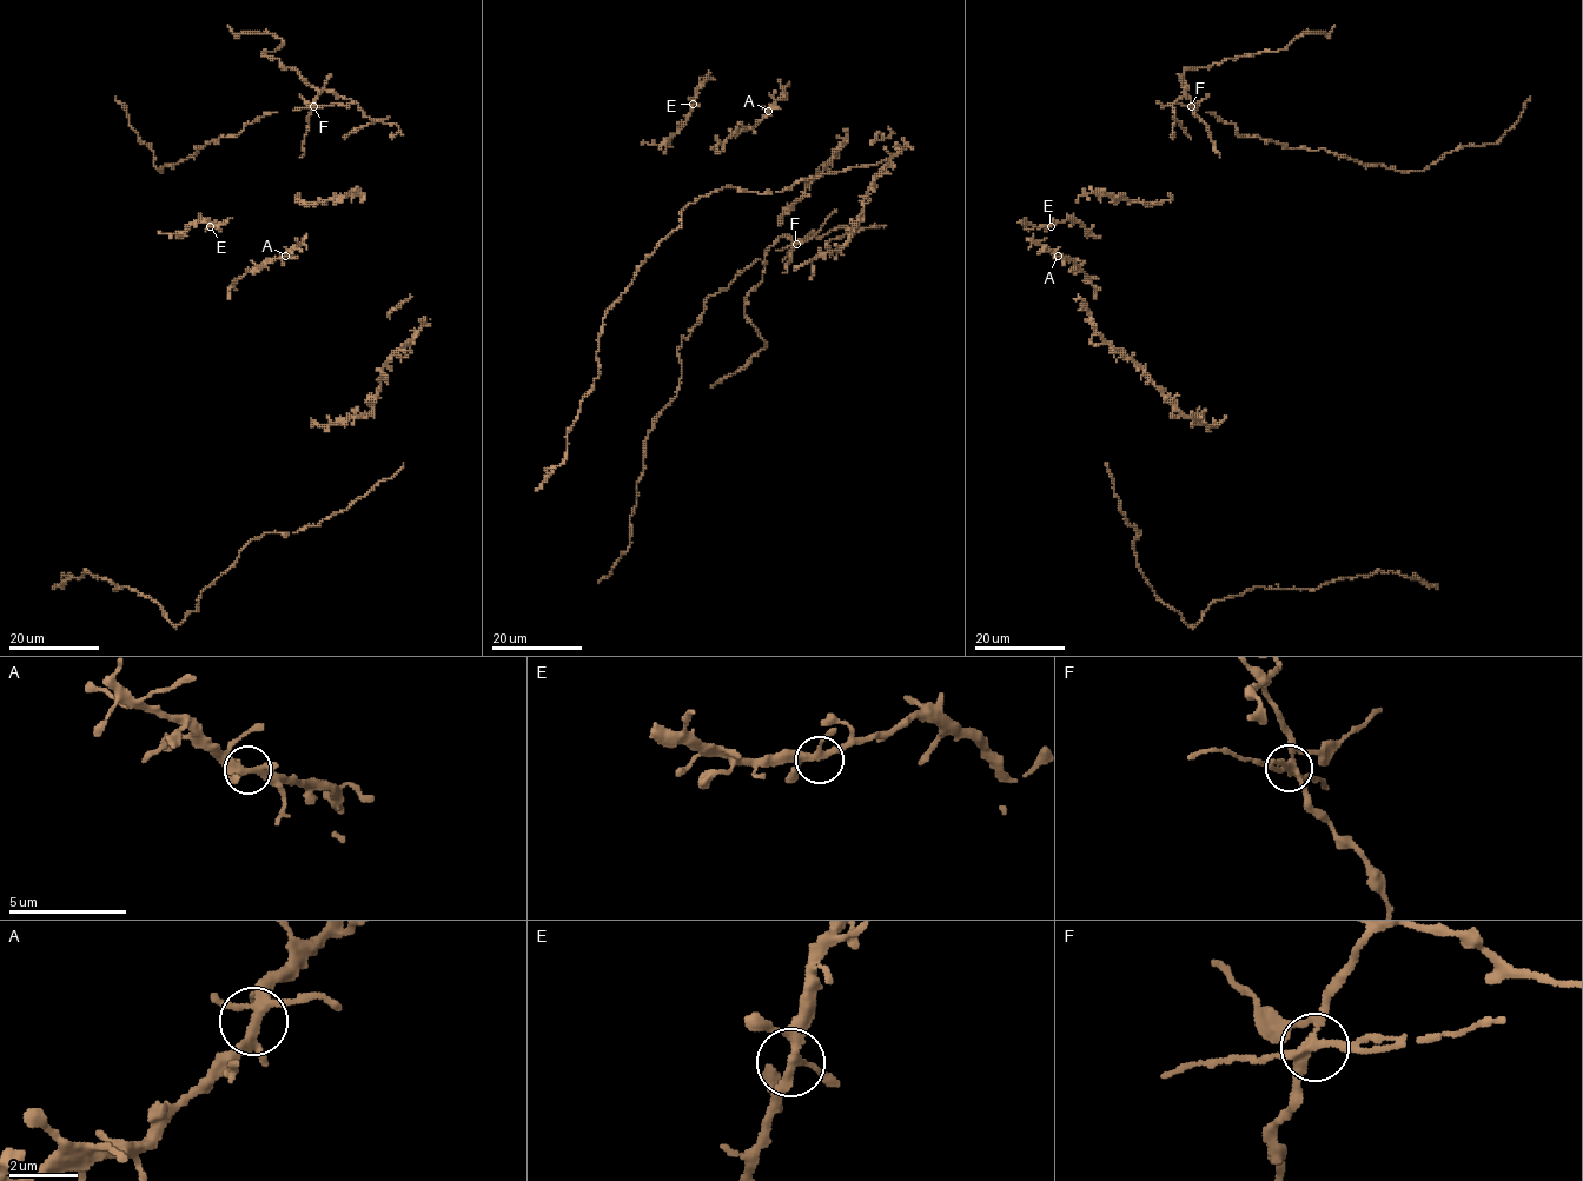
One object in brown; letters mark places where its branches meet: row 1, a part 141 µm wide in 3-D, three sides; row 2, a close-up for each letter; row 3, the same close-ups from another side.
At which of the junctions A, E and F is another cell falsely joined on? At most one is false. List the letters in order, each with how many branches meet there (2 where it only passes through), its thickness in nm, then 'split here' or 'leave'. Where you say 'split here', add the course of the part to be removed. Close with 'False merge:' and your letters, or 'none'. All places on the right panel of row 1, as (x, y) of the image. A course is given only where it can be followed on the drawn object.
A: branches 5; calibre 300 nm; leave
E: branches 4; calibre 240 nm; leave
F: branches 5; calibre 240 nm; split here; course (1191, 106), (1184, 68), (1283, 50), (1304, 33), (1329, 34), (1333, 25)
False merge: F

